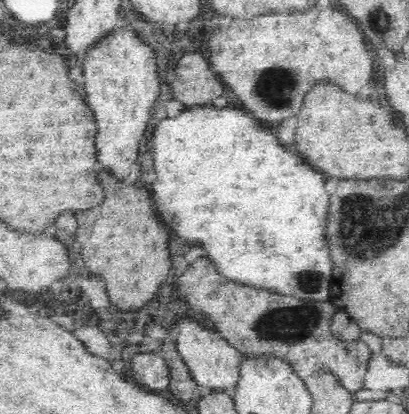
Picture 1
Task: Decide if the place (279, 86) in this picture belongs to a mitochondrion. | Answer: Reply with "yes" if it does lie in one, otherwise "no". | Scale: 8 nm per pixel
yes

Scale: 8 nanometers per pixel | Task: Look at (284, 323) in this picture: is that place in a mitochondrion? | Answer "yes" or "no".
yes

